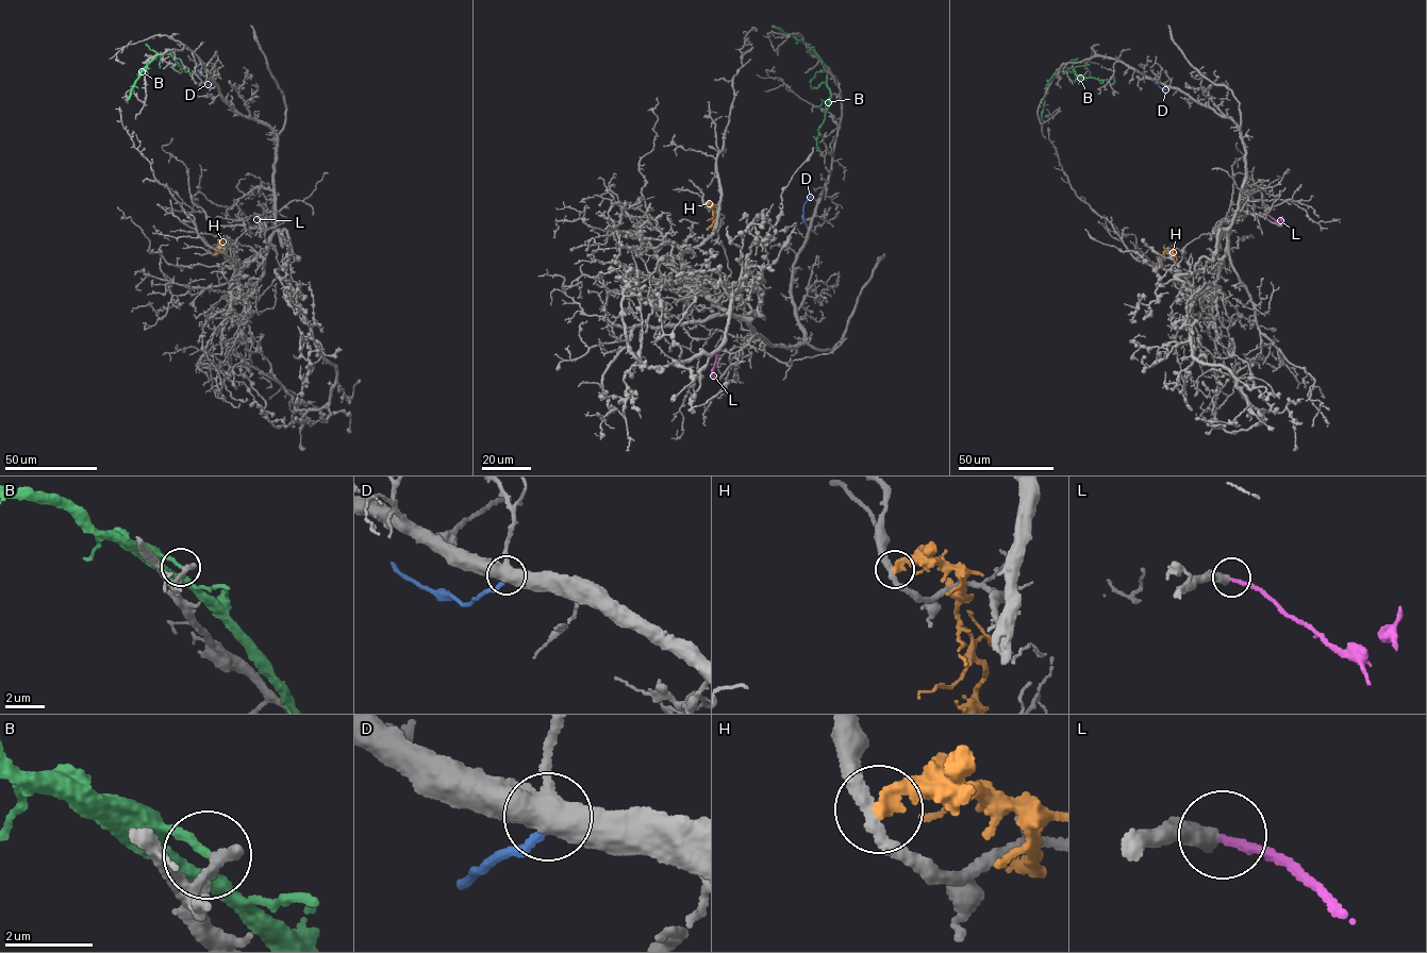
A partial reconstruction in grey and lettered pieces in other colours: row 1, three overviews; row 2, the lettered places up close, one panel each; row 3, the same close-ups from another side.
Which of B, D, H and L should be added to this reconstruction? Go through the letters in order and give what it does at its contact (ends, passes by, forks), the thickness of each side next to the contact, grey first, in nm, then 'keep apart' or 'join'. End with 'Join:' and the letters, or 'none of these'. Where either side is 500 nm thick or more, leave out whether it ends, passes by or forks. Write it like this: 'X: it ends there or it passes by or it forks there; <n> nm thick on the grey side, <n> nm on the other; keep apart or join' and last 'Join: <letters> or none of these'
B: it ends there; 340 nm thick on the grey side, 200 nm on the other; keep apart
D: it ends there; 460 nm thick on the grey side, 180 nm on the other; keep apart
H: it ends there; 320 nm thick on the grey side, 300 nm on the other; keep apart
L: 500 nm thick on the grey side, 190 nm on the other; join
Join: L

